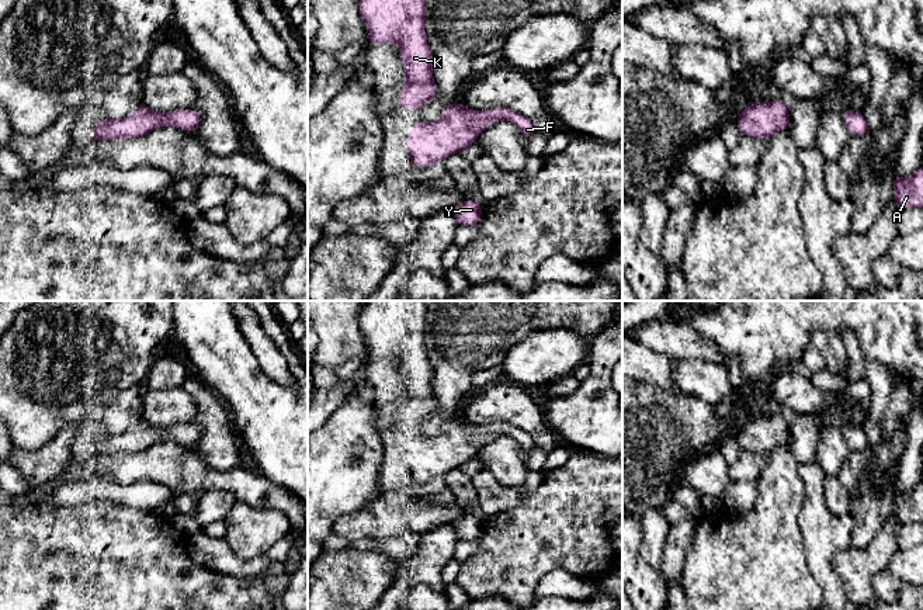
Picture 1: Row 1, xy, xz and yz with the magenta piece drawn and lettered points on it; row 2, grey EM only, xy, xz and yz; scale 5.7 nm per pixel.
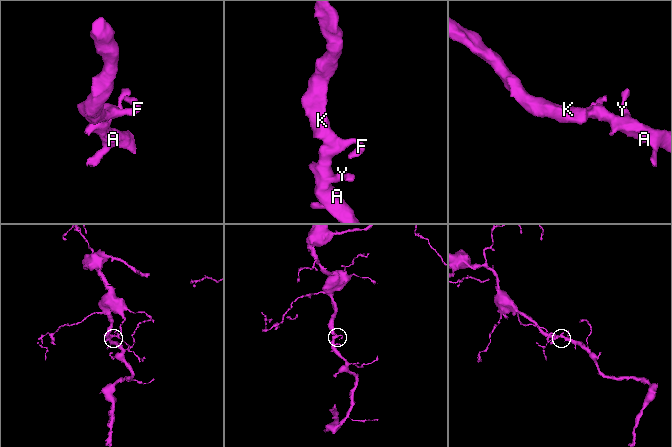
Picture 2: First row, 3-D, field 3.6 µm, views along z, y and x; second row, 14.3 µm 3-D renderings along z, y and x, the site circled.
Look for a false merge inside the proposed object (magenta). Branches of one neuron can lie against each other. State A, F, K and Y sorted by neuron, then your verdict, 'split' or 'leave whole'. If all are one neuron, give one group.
groups A F K Y; leave whole

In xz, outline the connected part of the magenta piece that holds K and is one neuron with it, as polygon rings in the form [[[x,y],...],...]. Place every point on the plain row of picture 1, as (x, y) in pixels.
[[[368,301],[358,323],[368,344],[368,360],[391,357],[400,364],[405,398],[396,420],[421,424],[438,408],[424,346],[424,301]]]

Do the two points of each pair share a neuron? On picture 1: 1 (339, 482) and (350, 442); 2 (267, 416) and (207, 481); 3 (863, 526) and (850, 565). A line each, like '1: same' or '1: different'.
1: same
2: different
3: different

